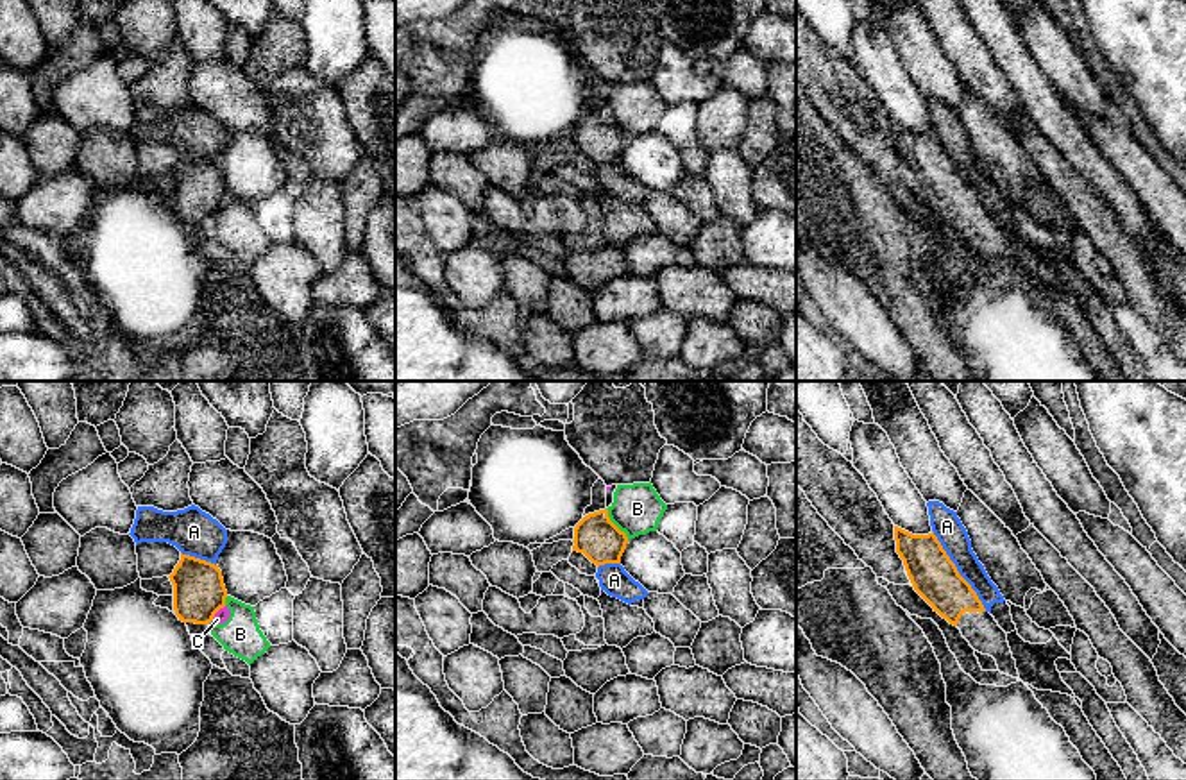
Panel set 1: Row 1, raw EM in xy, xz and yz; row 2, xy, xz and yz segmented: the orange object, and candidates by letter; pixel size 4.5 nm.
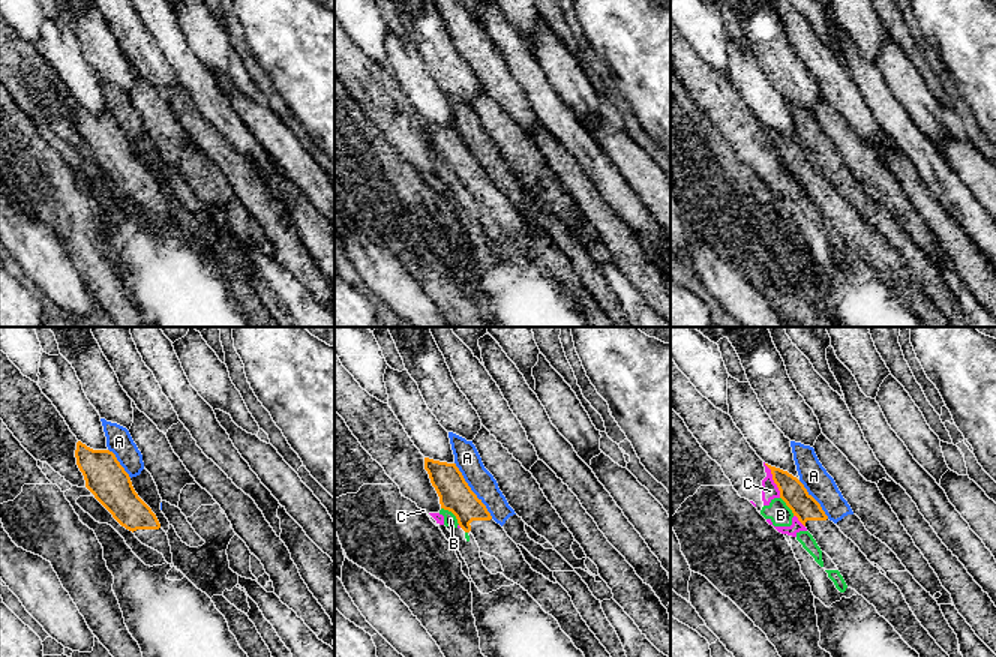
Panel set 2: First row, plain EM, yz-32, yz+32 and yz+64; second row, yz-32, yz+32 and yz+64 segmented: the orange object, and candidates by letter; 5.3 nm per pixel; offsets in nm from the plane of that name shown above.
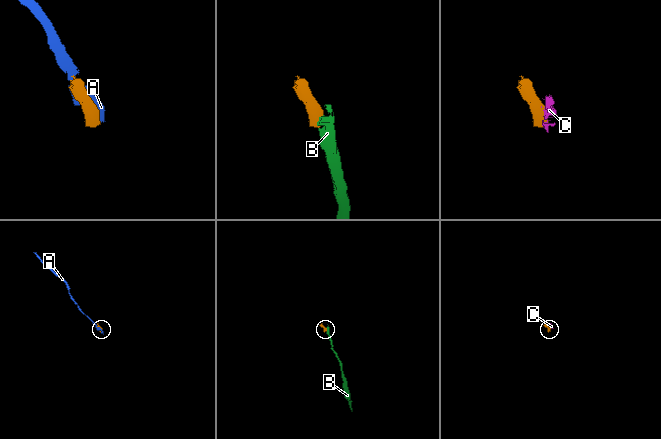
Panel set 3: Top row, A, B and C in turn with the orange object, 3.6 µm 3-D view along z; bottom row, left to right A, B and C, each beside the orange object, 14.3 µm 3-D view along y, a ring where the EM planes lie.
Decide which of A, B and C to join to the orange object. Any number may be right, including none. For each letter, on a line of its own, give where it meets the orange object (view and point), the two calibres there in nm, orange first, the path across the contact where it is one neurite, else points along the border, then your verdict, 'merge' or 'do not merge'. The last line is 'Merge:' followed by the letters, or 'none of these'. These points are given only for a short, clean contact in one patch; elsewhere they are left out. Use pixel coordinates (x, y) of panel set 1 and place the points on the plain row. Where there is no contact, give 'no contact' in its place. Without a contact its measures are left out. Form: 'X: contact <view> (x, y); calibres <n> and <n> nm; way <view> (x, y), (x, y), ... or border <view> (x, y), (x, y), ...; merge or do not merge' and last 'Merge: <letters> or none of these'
A: contact yz (957, 170); calibres 220 and 140 nm; do not merge
B: contact xz (614, 124); calibres 190 and 220 nm; border xz (605, 108), (607, 115), (628, 138); do not merge
C: contact xy (215, 211); calibres 240 and 60 nm; border xy (224, 204), (210, 220); do not merge
Merge: none of these

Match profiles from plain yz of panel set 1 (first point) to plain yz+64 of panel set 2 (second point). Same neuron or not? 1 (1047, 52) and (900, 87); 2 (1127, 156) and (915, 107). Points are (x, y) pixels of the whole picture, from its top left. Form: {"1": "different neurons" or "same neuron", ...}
{"1": "same neuron", "2": "different neurons"}

